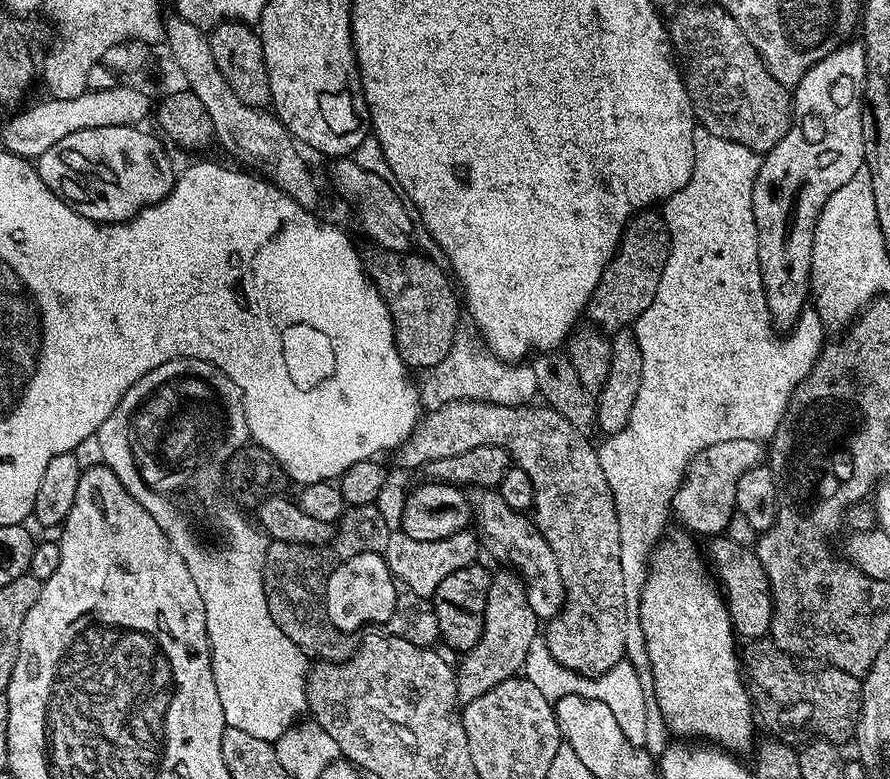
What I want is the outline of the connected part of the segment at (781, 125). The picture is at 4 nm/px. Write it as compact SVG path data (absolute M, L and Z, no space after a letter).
M715 6L687 8L671 21L670 39L680 75L684 77L684 85L692 103L692 113L696 115L699 127L730 142L738 142L755 152L763 154L770 151L792 125L791 91L785 84L778 82L774 74L770 74L763 58L756 53L754 46L746 38L742 26L734 22L729 12Z

